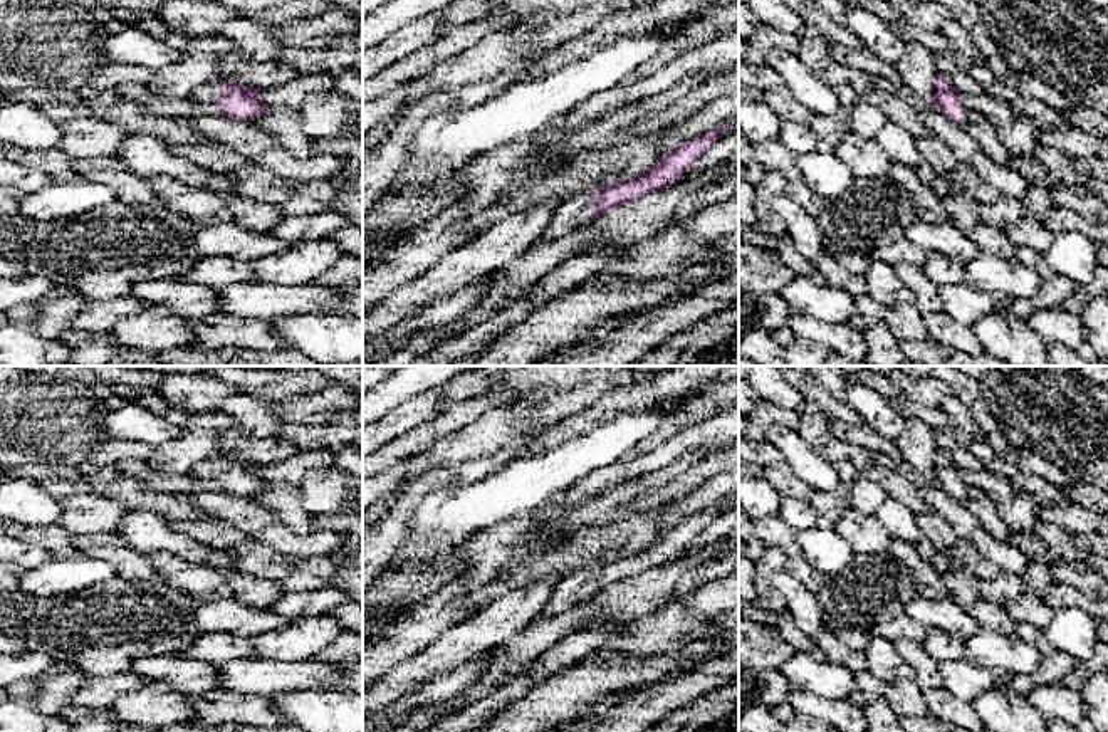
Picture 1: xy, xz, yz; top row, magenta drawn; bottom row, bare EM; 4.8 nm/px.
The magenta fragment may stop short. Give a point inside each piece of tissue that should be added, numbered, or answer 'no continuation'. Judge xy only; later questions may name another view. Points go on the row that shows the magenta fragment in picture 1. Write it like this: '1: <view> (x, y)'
1: xy (207, 94)

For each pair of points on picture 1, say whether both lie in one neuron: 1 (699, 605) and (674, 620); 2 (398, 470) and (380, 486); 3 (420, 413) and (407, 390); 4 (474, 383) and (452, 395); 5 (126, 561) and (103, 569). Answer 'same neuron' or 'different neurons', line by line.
1: different neurons
2: same neuron
3: different neurons
4: same neuron
5: different neurons

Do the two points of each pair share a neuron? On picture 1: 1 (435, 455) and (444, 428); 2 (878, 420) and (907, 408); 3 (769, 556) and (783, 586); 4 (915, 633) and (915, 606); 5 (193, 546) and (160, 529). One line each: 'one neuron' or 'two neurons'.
1: two neurons
2: two neurons
3: two neurons
4: two neurons
5: one neuron

